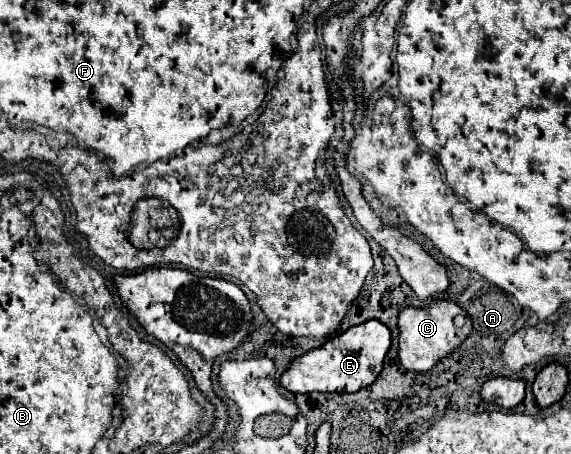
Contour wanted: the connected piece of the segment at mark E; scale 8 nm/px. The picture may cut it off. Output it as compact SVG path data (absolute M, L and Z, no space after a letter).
M366 320L328 340L324 346L294 358L288 370L280 376L280 384L294 394L358 392L360 388L370 386L378 378L390 342L390 330L384 324L380 324L378 320Z

